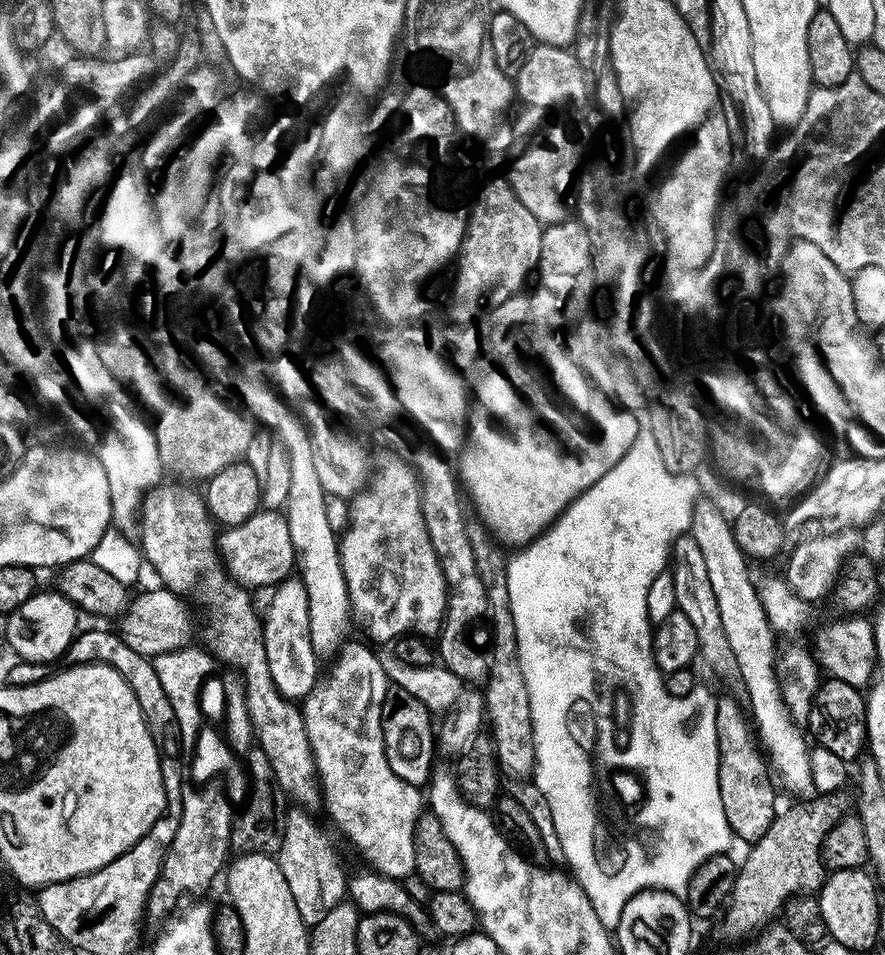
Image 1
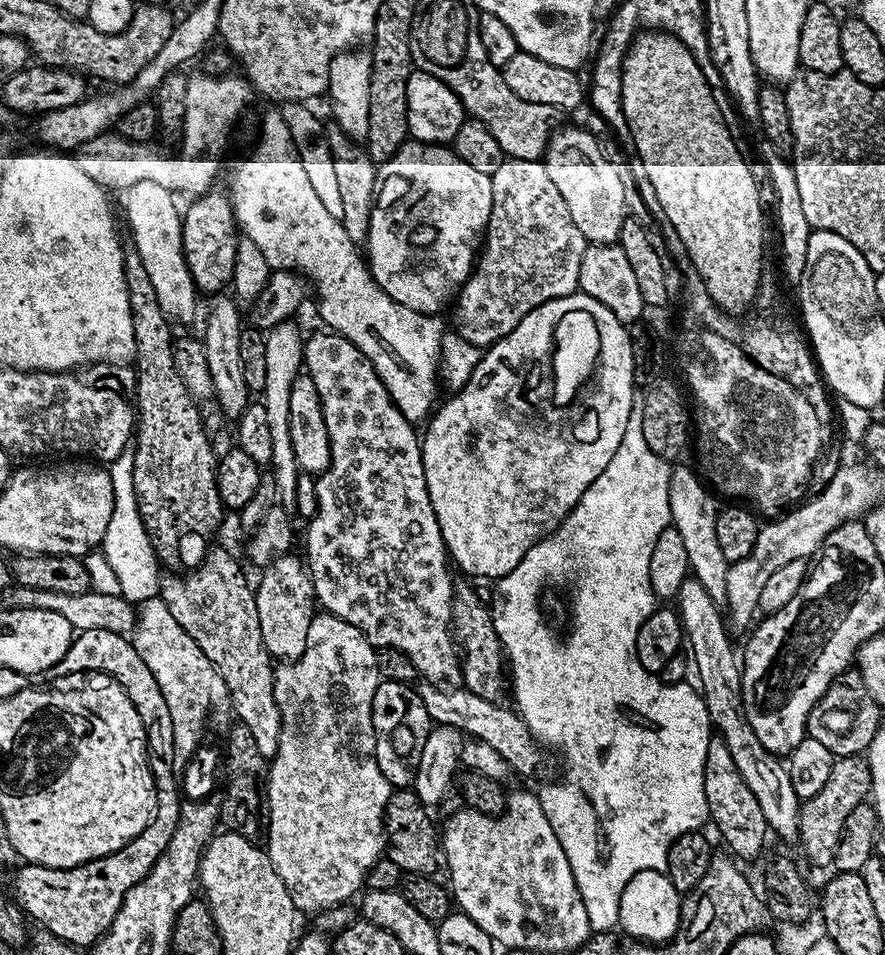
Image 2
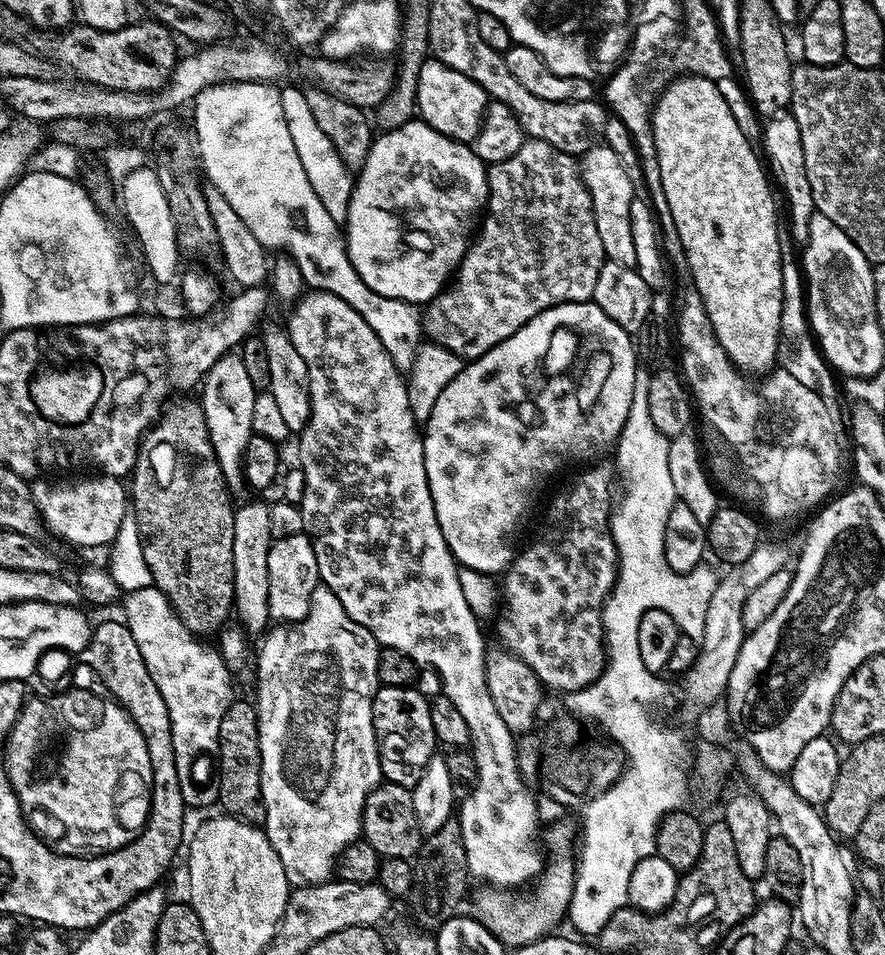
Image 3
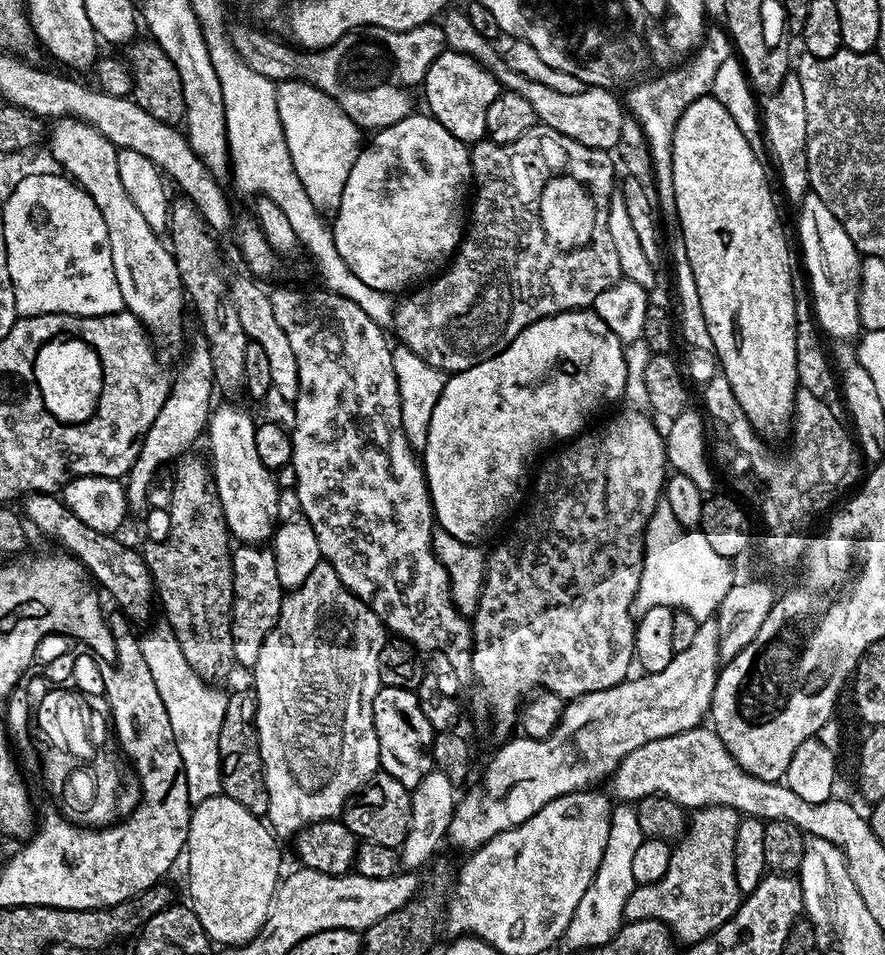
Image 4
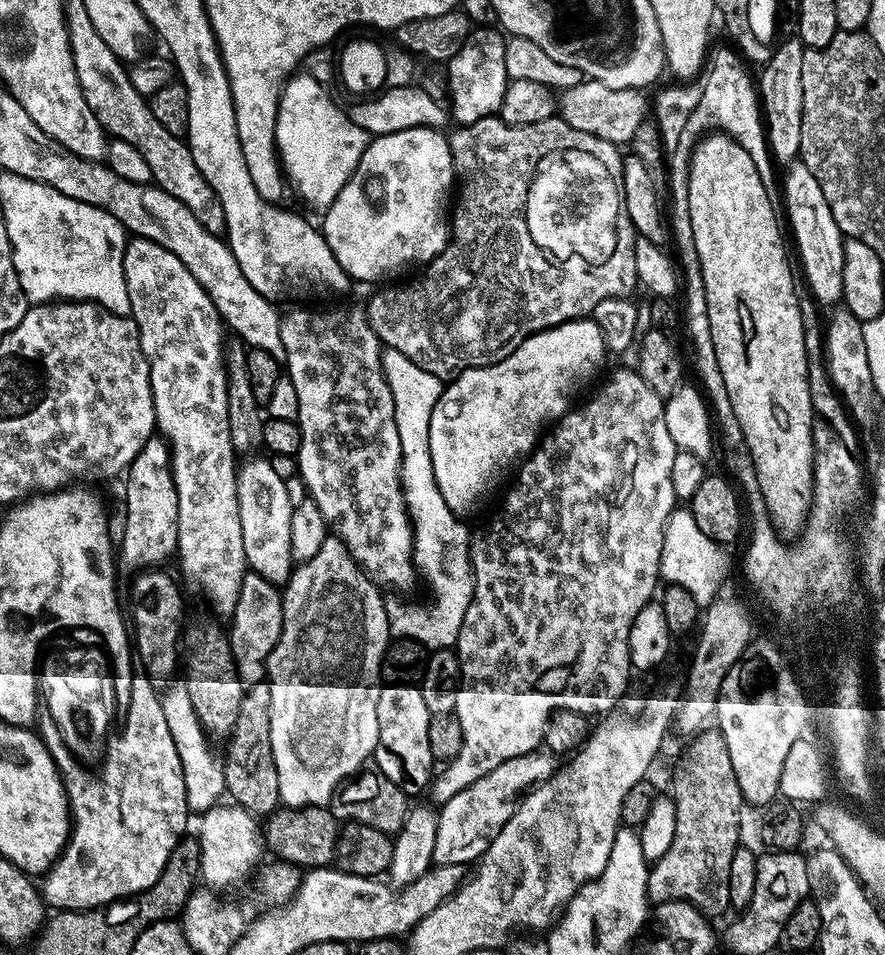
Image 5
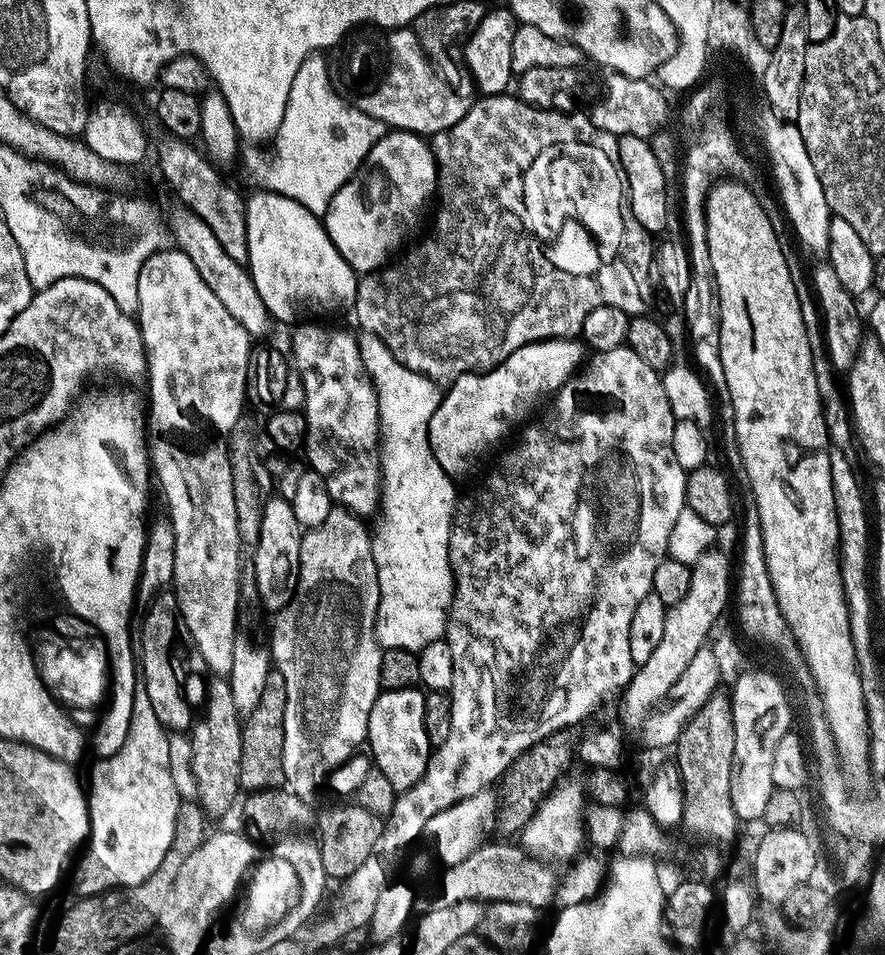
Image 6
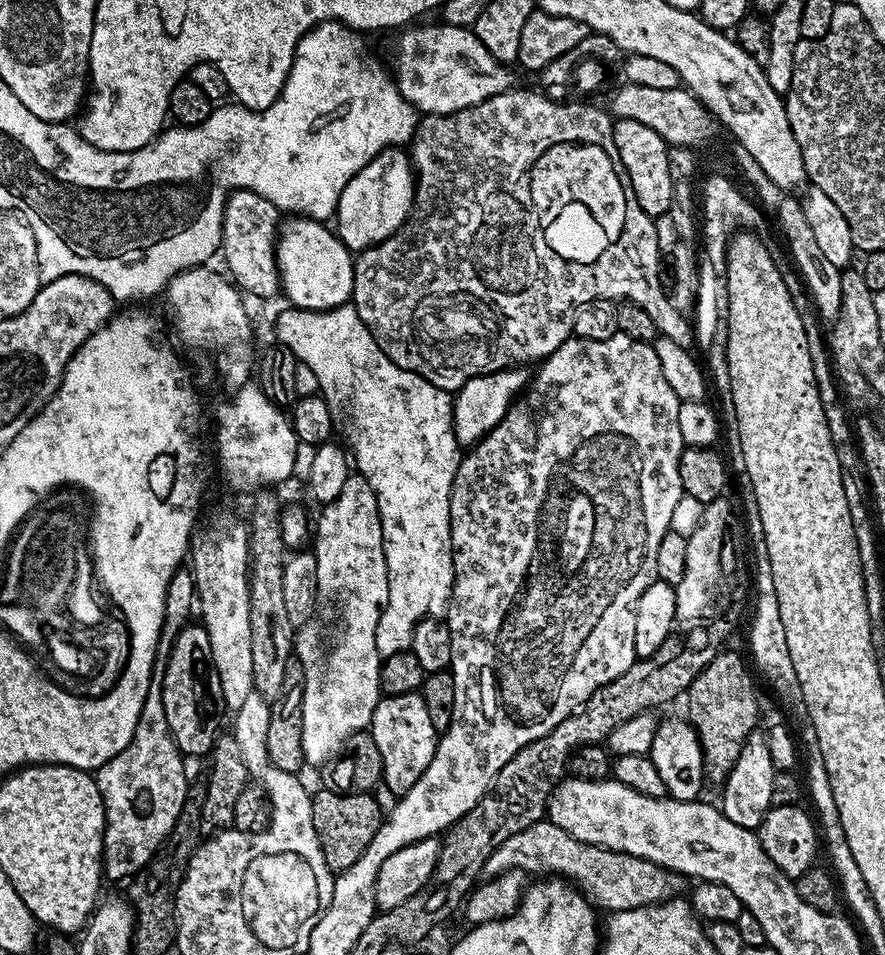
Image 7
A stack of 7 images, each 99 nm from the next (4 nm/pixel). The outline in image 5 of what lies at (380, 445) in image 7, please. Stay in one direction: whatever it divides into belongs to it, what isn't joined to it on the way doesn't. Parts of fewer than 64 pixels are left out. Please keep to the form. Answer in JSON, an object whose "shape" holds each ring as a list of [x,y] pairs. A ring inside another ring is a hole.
{"shape":[[[384,348],[380,354],[382,370],[386,382],[390,386],[390,394],[394,394],[394,418],[398,422],[398,438],[402,442],[402,462],[400,463],[400,489],[404,492],[404,501],[408,507],[408,516],[412,519],[412,563],[416,571],[428,583],[432,591],[432,616],[424,608],[411,608],[408,604],[387,605],[390,632],[393,637],[416,640],[429,650],[451,649],[455,645],[462,618],[466,618],[466,610],[472,601],[472,559],[468,557],[470,531],[466,523],[461,522],[451,512],[442,494],[438,482],[435,481],[434,466],[430,456],[430,420],[435,404],[439,402],[442,382],[434,374],[422,370],[406,354],[393,348]]]}

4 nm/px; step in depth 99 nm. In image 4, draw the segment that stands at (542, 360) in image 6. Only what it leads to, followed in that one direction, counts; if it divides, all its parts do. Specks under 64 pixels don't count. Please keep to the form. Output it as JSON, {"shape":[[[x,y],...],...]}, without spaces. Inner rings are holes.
{"shape":[[[577,310],[575,312],[559,312],[556,316],[547,316],[526,326],[522,334],[518,334],[514,342],[506,350],[499,352],[482,363],[467,368],[466,371],[453,373],[444,383],[442,394],[439,395],[438,403],[434,406],[433,417],[430,420],[430,431],[427,435],[427,446],[422,450],[422,467],[425,471],[425,480],[428,483],[429,496],[432,500],[433,515],[437,525],[443,531],[458,538],[467,544],[479,543],[480,535],[486,533],[495,520],[500,519],[510,504],[512,496],[524,474],[524,470],[530,460],[540,449],[548,447],[554,442],[557,444],[566,442],[578,436],[585,428],[586,422],[599,408],[612,404],[616,399],[624,396],[626,386],[626,362],[624,361],[625,345],[620,339],[598,318],[591,310]]]}

